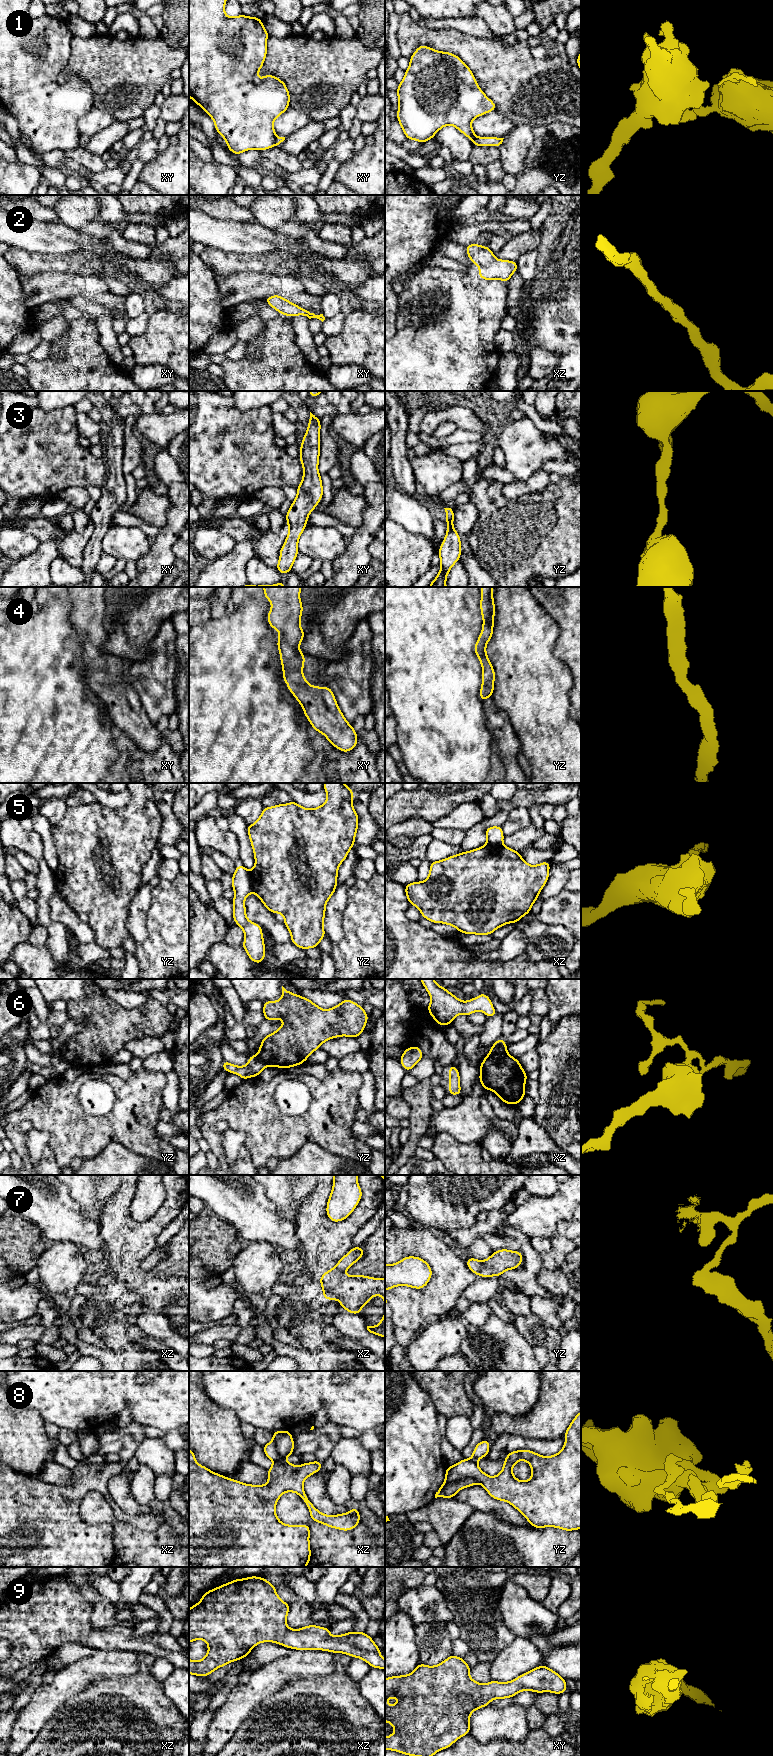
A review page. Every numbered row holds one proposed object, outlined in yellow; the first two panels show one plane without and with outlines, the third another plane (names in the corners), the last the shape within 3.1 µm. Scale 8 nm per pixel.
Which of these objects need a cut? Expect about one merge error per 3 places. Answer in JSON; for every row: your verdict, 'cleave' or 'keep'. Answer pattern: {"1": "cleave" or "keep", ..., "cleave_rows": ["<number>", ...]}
{"1": "cleave", "2": "keep", "3": "keep", "4": "keep", "5": "cleave", "6": "cleave", "7": "cleave", "8": "cleave", "9": "keep", "cleave_rows": ["1", "5", "6", "7", "8"]}

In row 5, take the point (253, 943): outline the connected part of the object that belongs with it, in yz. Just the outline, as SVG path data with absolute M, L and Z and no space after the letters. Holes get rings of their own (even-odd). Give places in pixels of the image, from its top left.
M236 866L235 873L232 875L232 888L235 892L233 898L233 919L242 928L245 939L242 947L246 950L248 957L255 963L262 963L266 951L262 927L248 920L246 916L245 898L251 894L252 887L250 872L243 866Z

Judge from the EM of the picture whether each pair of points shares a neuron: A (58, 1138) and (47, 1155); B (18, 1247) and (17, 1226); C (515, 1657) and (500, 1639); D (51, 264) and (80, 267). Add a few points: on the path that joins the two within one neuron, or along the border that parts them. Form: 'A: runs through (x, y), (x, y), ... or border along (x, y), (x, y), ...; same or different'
A: border along (47, 1143), (58, 1164); different
B: runs through (17, 1242), (17, 1231); same
C: border along (516, 1636), (491, 1663); different
D: runs through (58, 264), (73, 264); same

